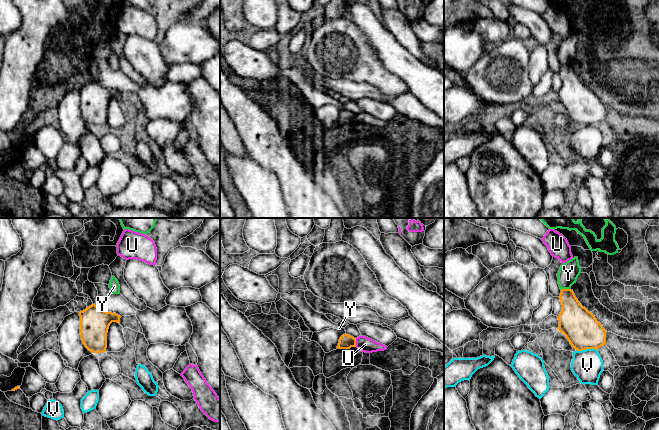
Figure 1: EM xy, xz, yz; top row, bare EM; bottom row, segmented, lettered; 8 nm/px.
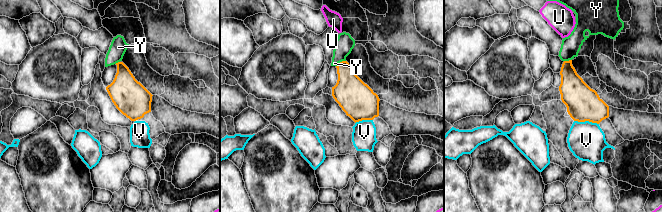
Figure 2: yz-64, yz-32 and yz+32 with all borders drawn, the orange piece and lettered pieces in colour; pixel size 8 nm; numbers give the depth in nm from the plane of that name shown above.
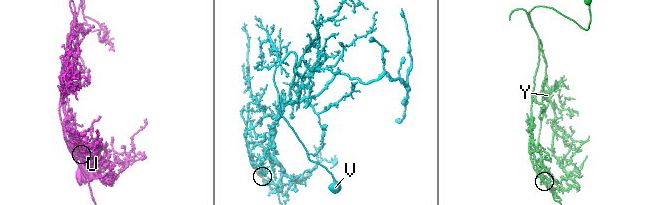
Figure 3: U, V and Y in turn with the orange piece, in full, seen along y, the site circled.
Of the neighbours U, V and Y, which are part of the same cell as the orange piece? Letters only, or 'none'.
none

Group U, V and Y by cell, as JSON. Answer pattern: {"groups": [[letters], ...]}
{"groups": [["U"], ["V"], ["Y"]]}

